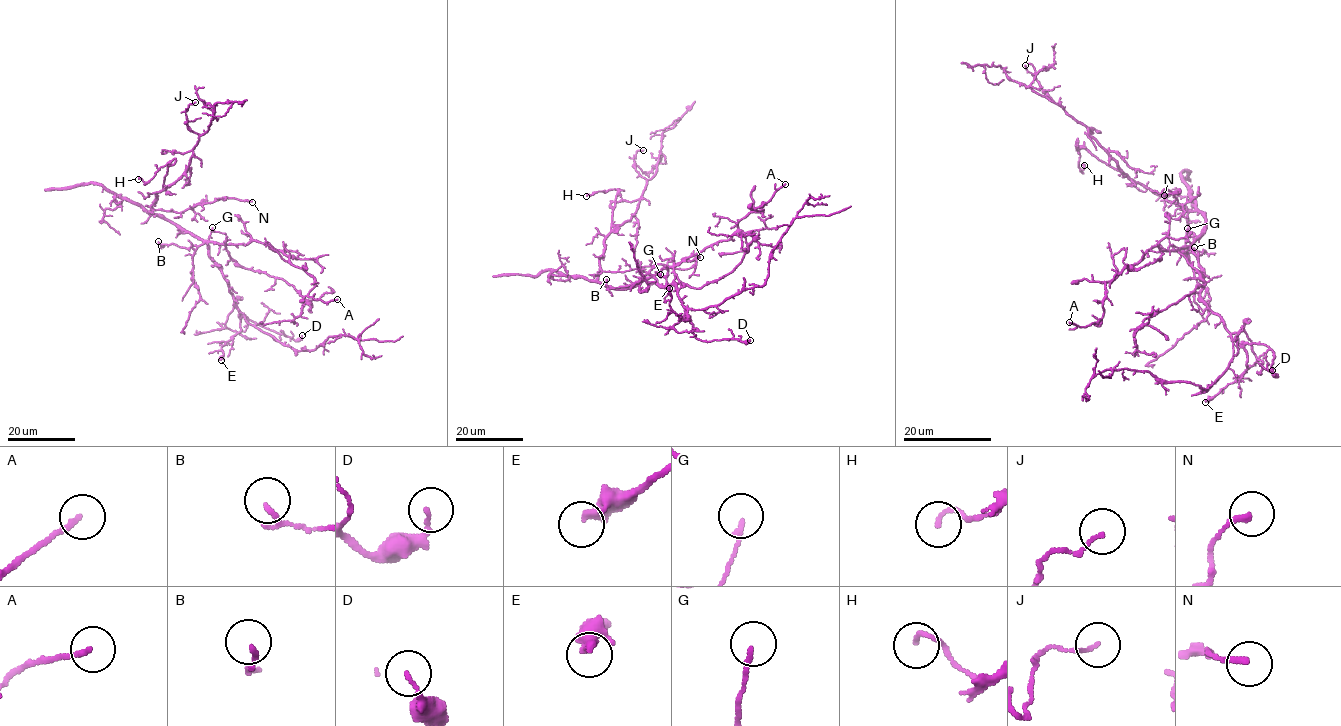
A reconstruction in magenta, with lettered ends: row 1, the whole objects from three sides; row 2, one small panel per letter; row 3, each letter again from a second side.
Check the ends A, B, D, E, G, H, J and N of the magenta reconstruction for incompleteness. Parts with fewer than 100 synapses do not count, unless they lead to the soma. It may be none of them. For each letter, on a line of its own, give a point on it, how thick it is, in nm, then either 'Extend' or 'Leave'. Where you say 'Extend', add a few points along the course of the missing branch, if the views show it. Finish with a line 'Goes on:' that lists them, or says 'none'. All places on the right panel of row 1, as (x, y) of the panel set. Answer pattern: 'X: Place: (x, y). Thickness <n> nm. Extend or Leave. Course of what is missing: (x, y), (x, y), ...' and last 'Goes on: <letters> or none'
A: Place: (1069, 322). Thickness 170 nm. Leave
B: Place: (1194, 247). Thickness 110 nm. Leave
D: Place: (1272, 370). Thickness 160 nm. Leave
E: Place: (1205, 402). Thickness 400 nm. Leave
G: Place: (1187, 228). Thickness 150 nm. Leave
H: Place: (1084, 165). Thickness 120 nm. Leave
J: Place: (1025, 65). Thickness 120 nm. Leave
N: Place: (1164, 195). Thickness 200 nm. Leave
Goes on: none

